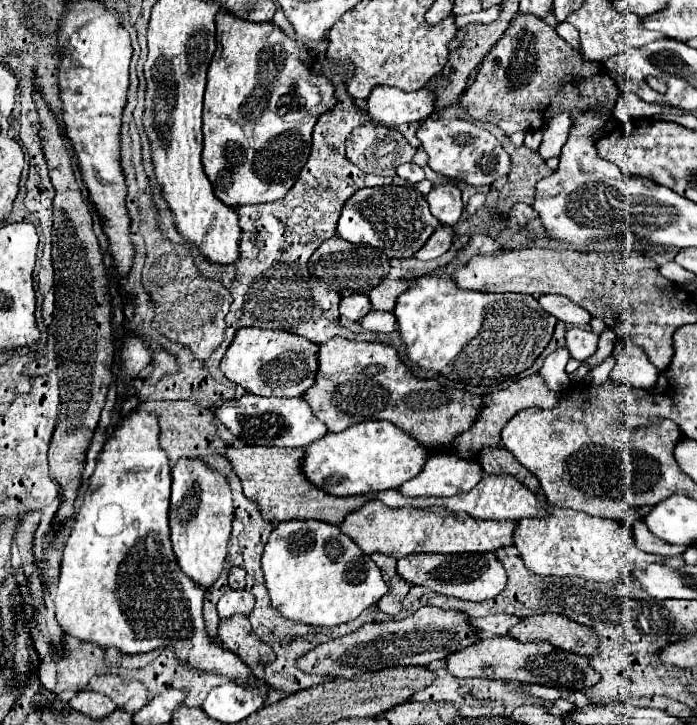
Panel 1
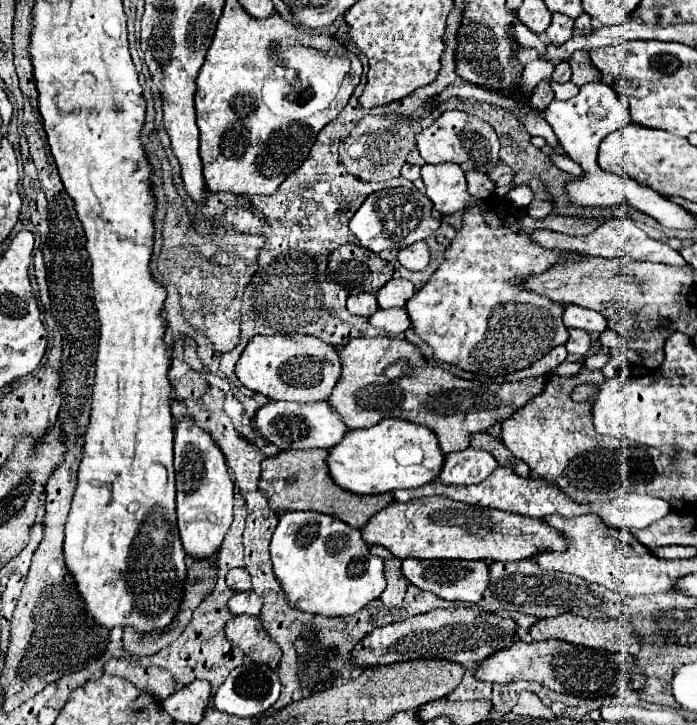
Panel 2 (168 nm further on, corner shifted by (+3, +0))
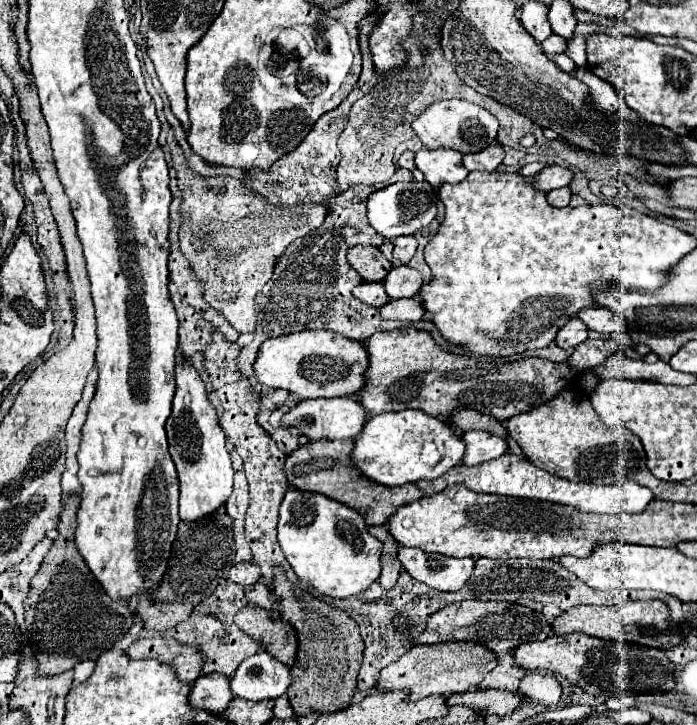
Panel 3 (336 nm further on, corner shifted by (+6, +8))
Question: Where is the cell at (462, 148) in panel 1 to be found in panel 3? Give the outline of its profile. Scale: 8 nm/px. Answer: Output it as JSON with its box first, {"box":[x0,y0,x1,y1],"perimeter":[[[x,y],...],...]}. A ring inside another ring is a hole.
{"box":[413,99,497,153],"perimeter":[[[449,99],[431,103],[413,123],[415,135],[423,141],[427,149],[455,149],[459,153],[477,153],[495,143],[497,137],[497,119],[485,109],[469,101]]]}

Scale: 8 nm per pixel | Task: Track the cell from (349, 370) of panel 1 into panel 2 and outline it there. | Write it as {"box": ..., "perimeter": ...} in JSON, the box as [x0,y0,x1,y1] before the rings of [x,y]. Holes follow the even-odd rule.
{"box":[328,337,546,451],"perimeter":[[[390,337],[352,339],[340,353],[340,381],[328,395],[328,405],[336,409],[348,429],[372,427],[380,419],[406,419],[428,427],[436,433],[440,451],[462,451],[470,445],[470,435],[486,431],[500,419],[506,419],[516,409],[544,389],[546,377],[530,377],[518,383],[480,385],[476,381],[460,379],[440,367],[428,365],[418,347]]]}

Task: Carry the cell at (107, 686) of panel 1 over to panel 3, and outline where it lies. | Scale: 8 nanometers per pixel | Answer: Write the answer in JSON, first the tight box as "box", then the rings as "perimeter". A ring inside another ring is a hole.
{"box":[127,635,205,683],"perimeter":[[[159,635],[139,639],[127,649],[127,653],[133,659],[157,659],[163,663],[171,663],[177,677],[189,683],[201,675],[201,665],[205,663],[205,657],[201,657],[199,649],[193,649],[191,645],[181,645],[179,641],[169,641]]]}

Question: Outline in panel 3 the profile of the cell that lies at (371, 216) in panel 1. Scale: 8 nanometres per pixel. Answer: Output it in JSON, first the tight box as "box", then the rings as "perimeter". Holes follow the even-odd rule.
{"box":[367,181,437,239],"perimeter":[[[411,181],[411,183],[393,183],[379,191],[373,191],[367,199],[367,215],[369,223],[375,231],[379,231],[385,239],[395,239],[399,235],[413,235],[421,227],[429,225],[437,215],[437,189],[427,181]]]}

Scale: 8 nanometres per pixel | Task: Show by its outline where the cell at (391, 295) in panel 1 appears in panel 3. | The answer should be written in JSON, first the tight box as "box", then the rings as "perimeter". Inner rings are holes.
{"box":[383,265,423,299],"perimeter":[[[407,265],[393,267],[391,273],[383,281],[387,293],[391,299],[403,299],[403,297],[415,297],[423,285],[423,277],[417,269],[411,269]]]}

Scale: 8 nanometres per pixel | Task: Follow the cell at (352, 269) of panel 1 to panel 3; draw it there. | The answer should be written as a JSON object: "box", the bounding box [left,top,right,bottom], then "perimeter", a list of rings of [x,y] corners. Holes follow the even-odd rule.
{"box":[349,245,393,281],"perimeter":[[[357,245],[349,249],[349,263],[365,281],[383,281],[393,267],[387,257],[371,245]]]}

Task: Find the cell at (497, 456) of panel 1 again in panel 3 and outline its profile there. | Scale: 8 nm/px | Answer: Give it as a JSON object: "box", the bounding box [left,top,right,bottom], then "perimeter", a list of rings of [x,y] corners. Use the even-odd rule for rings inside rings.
{"box":[451,409,507,437],"perimeter":[[[455,409],[451,413],[451,423],[455,427],[459,427],[461,431],[469,431],[469,429],[487,429],[489,433],[493,435],[499,435],[499,437],[507,437],[507,431],[505,427],[495,419],[495,417],[489,417],[485,413],[477,413],[473,409]]]}

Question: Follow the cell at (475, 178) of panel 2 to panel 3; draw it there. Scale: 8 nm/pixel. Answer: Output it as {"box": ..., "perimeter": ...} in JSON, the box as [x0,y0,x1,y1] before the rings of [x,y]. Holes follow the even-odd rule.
{"box":[463,145,505,171],"perimeter":[[[489,145],[483,151],[463,155],[463,161],[469,171],[477,171],[477,169],[497,171],[497,167],[503,163],[503,157],[505,157],[505,151],[501,145]]]}

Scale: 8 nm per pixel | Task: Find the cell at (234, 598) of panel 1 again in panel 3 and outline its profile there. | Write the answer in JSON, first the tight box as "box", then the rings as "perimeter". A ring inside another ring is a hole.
{"box":[247,581,277,609],"perimeter":[[[261,581],[247,589],[247,599],[249,599],[249,603],[259,605],[263,609],[273,609],[277,605],[277,597],[275,597],[273,589],[269,589],[267,585],[263,585]]]}

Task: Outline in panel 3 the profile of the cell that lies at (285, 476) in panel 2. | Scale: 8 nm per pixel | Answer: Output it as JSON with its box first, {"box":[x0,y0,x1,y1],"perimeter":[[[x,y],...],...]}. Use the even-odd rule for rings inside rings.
{"box":[285,439,423,525],"perimeter":[[[321,439],[321,441],[311,441],[305,447],[299,447],[293,455],[287,457],[285,463],[289,485],[313,493],[323,493],[331,499],[337,499],[357,509],[367,521],[367,525],[385,525],[401,505],[413,503],[423,497],[413,483],[407,483],[403,487],[385,487],[385,485],[377,485],[375,481],[369,481],[367,477],[361,477],[361,473],[357,473],[357,467],[349,457],[349,451],[353,451],[353,439],[345,439],[345,441]]]}

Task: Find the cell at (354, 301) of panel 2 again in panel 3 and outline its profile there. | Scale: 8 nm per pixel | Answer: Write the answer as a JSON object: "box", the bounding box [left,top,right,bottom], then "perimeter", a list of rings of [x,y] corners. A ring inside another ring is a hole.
{"box":[353,283,389,307],"perimeter":[[[361,283],[359,287],[353,289],[353,295],[373,307],[383,307],[389,301],[389,295],[385,293],[383,283]]]}

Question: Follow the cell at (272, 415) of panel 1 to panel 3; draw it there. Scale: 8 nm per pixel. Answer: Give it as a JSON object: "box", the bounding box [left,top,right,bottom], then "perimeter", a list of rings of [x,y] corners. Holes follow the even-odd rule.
{"box":[283,397,369,439],"perimeter":[[[337,397],[337,399],[305,399],[297,407],[293,407],[283,421],[291,425],[291,429],[309,439],[355,439],[365,427],[367,419],[369,413],[365,413],[357,397]]]}

